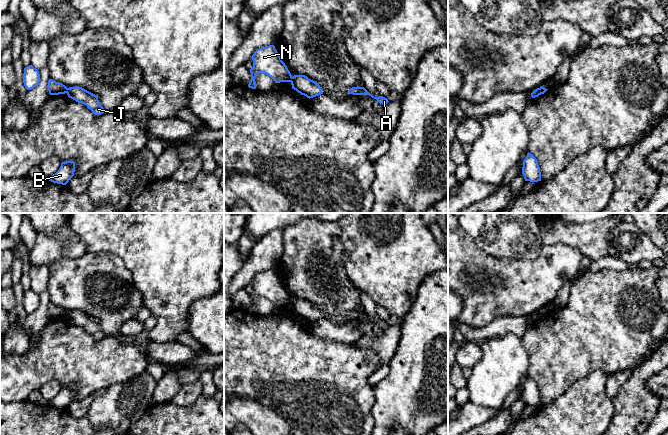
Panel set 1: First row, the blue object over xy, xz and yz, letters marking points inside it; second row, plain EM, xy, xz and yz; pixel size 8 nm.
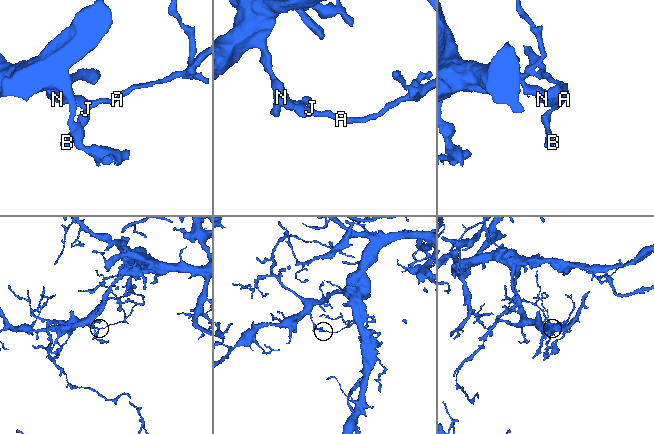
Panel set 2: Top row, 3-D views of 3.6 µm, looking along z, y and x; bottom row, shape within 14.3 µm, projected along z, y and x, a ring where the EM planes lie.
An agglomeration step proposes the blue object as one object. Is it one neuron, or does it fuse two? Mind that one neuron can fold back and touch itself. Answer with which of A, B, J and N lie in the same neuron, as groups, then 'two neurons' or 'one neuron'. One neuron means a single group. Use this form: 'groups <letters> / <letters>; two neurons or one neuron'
groups A B J / N; two neurons

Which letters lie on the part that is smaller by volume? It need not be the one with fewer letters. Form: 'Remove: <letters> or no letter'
Remove: A, B, J

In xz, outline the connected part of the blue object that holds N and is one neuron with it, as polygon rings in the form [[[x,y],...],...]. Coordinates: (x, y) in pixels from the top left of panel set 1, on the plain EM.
[[[274,269],[257,273],[252,279],[253,291],[250,293],[251,304],[249,312],[256,313],[255,301],[258,297],[264,297],[271,301],[275,307],[291,306],[292,299]]]

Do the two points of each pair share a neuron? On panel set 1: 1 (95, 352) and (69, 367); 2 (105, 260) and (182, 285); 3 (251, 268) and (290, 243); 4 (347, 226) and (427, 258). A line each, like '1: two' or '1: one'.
1: one
2: two
3: two
4: one

